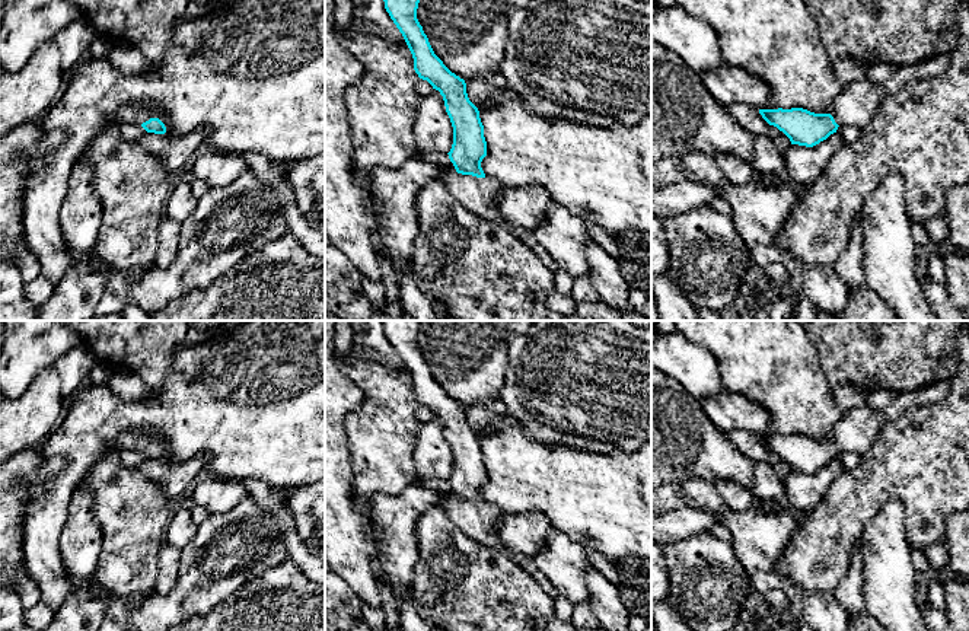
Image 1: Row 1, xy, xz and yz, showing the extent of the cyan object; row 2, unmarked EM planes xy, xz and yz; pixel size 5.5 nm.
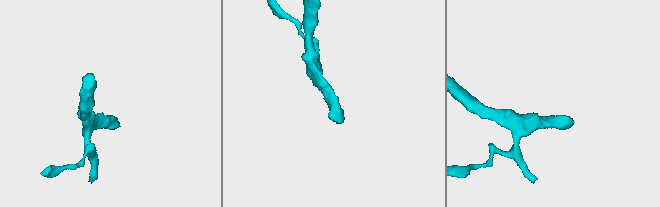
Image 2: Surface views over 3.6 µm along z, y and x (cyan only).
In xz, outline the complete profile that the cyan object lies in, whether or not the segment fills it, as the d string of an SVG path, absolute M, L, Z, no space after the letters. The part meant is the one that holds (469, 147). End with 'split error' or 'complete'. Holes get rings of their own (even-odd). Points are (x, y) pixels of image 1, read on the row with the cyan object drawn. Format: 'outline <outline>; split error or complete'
outline M420 0L383 1L412 54L415 73L440 92L453 127L453 144L447 154L456 171L442 178L446 189L468 211L503 224L498 210L503 185L487 176L481 168L487 156L484 125L478 108L468 98L465 80L452 73L434 54L417 19Z; split error

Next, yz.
outline M940 54L917 64L898 67L883 85L876 85L867 77L848 83L833 101L832 111L829 114L815 114L803 108L759 109L759 114L769 125L782 131L790 138L791 144L813 147L826 140L831 134L836 133L842 125L854 125L861 130L866 128L877 112L884 96L899 93L909 82L922 82L940 76L949 67L950 58L952 54Z; split error

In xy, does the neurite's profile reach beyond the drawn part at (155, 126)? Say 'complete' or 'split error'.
split error

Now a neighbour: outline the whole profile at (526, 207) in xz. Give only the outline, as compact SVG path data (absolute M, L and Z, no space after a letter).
M539 185L525 188L503 187L498 210L507 222L535 230L541 227L548 207L552 204L548 191Z

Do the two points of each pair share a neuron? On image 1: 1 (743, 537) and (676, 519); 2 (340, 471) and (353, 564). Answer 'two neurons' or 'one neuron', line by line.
1: two neurons
2: one neuron

